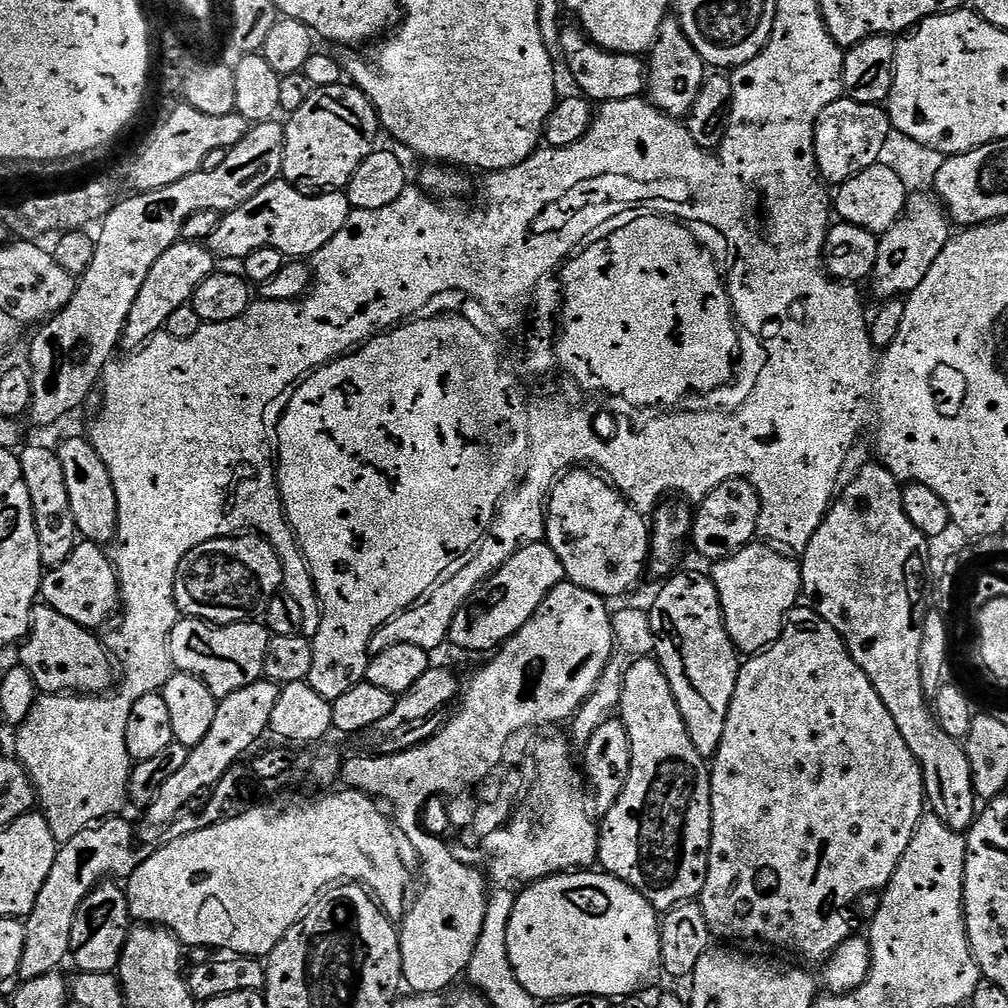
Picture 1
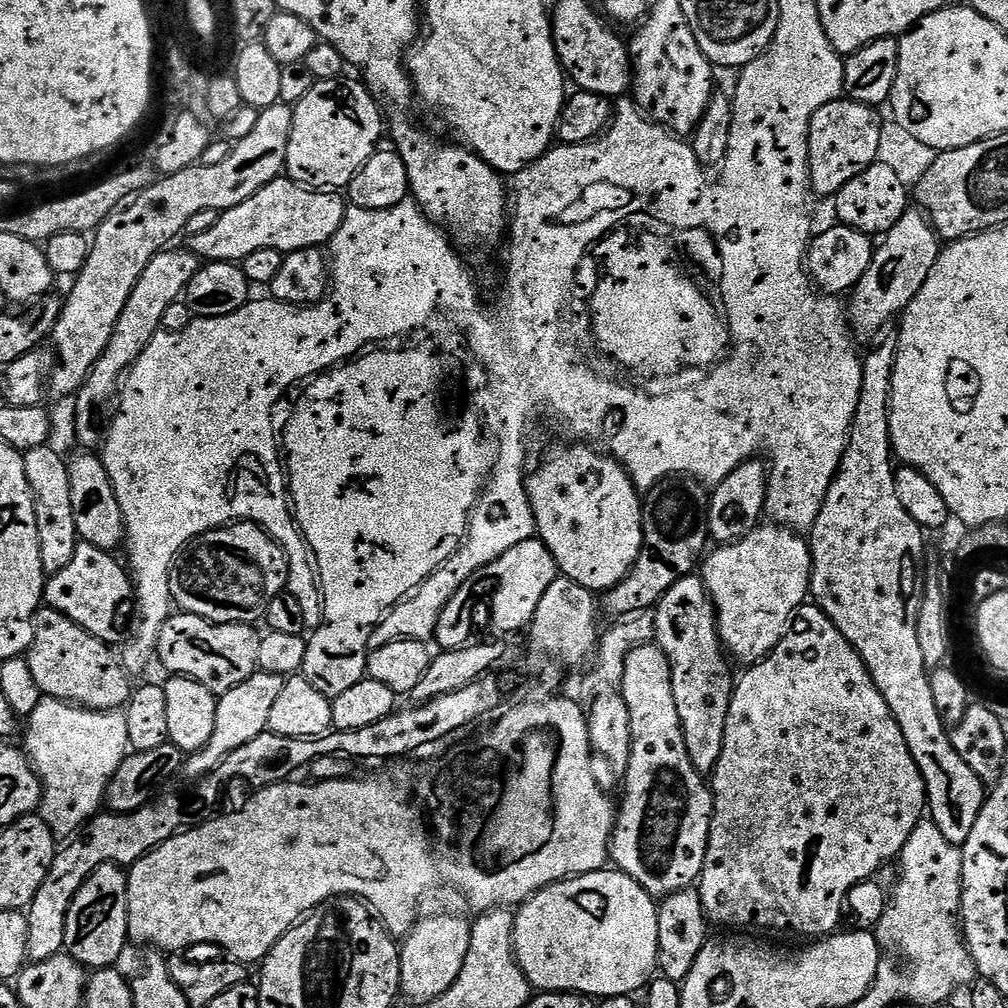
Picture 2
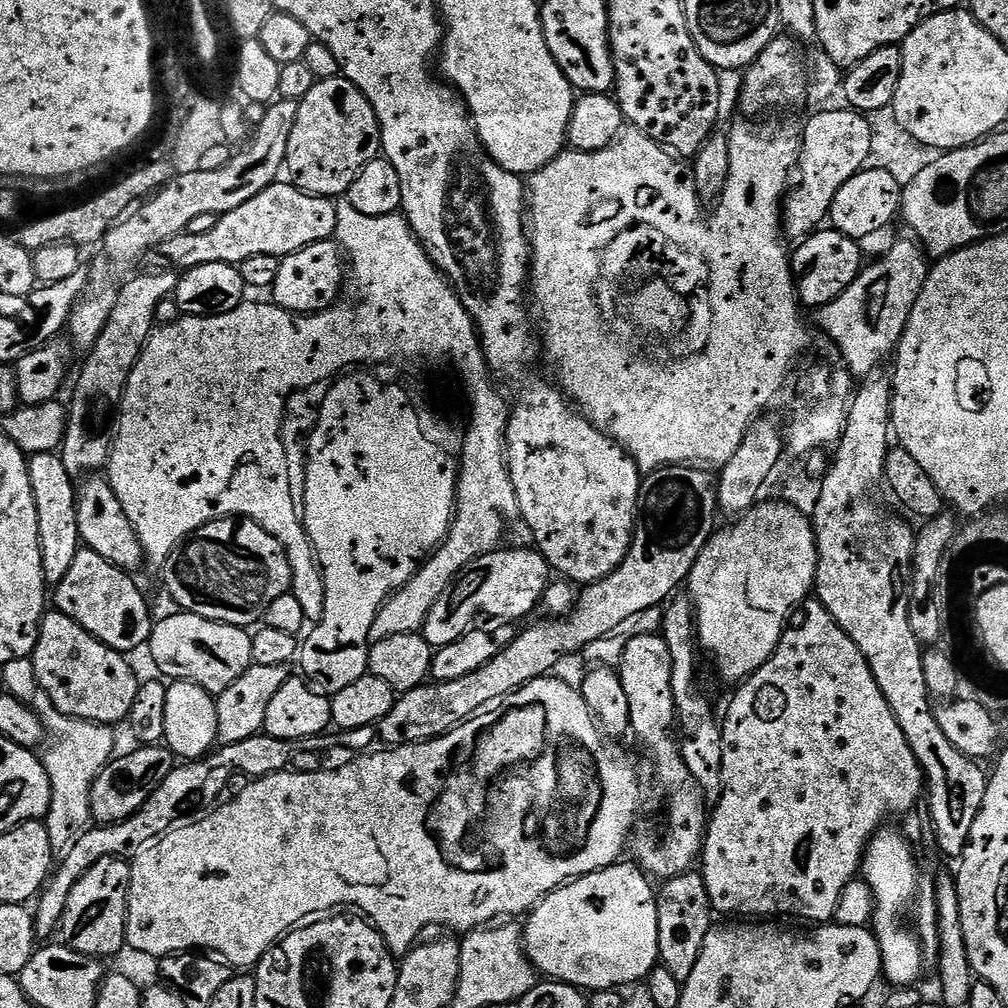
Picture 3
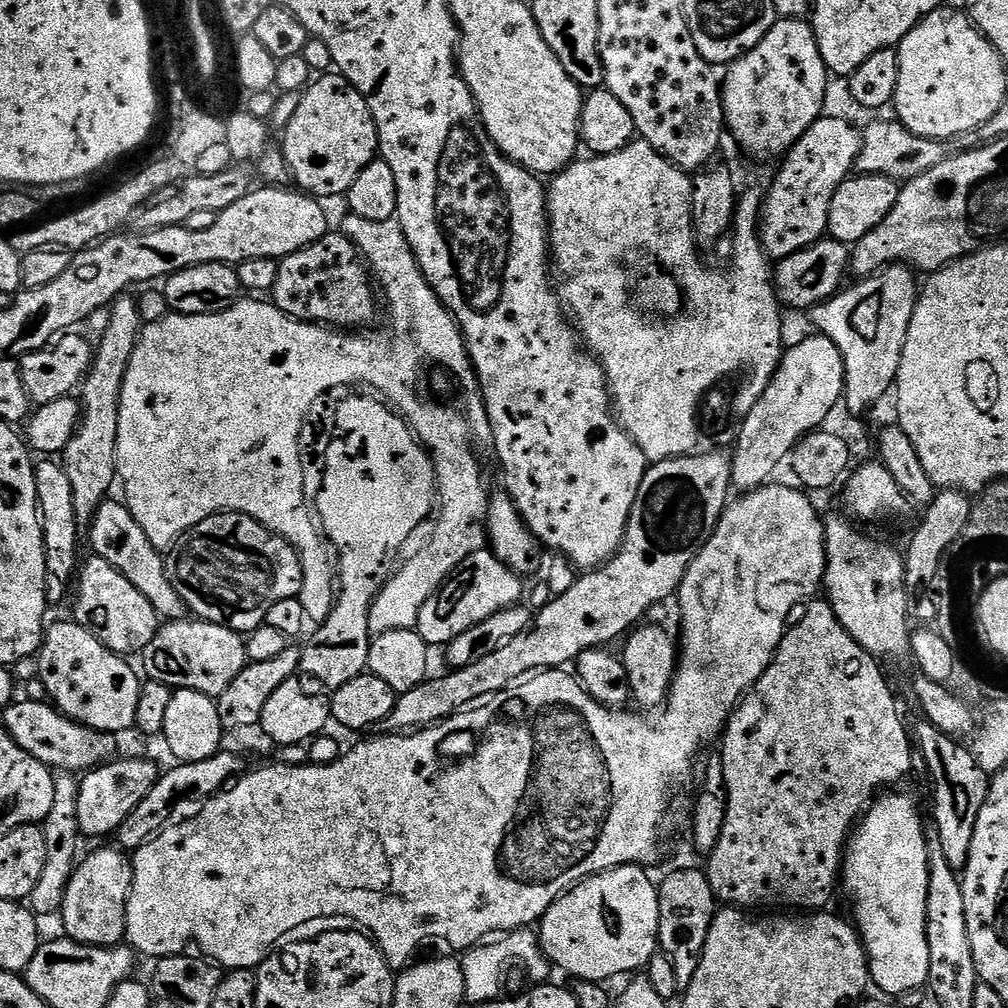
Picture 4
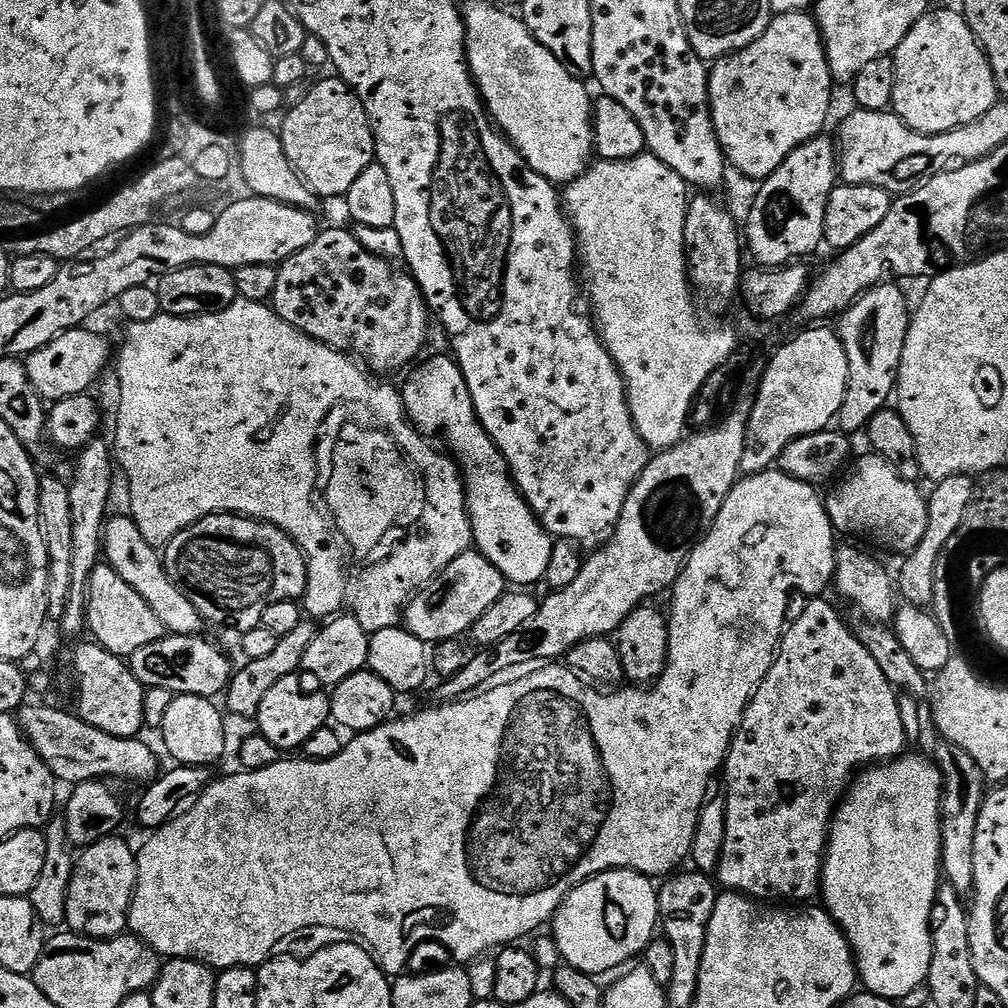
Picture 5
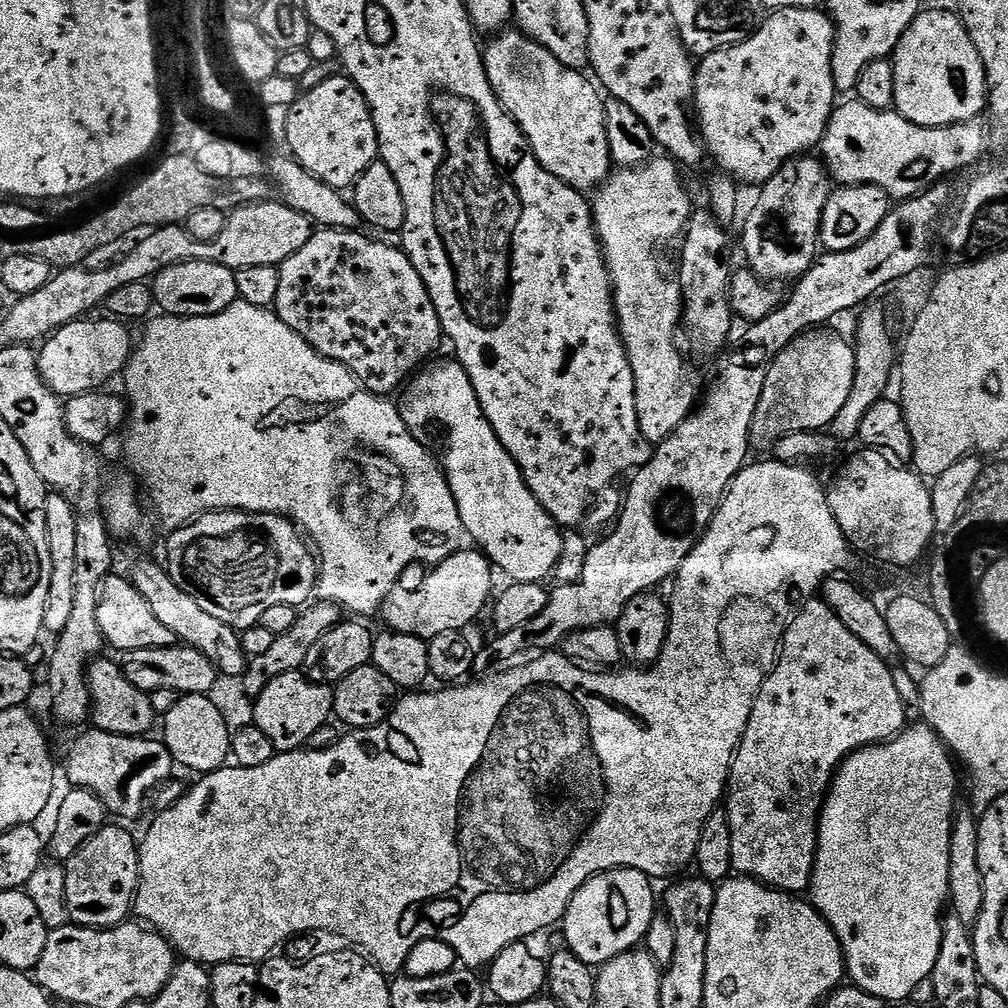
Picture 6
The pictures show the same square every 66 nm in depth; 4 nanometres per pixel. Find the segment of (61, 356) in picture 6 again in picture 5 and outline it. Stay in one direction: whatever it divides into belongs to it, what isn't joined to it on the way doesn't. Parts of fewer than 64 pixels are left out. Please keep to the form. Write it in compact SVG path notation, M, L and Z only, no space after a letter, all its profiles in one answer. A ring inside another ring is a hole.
M81 326L63 332L58 338L54 338L46 346L42 346L36 352L32 352L26 358L28 377L34 386L34 390L45 402L55 402L67 396L83 396L89 391L88 388L100 376L100 371L108 364L108 344L96 332L91 332L91 327Z

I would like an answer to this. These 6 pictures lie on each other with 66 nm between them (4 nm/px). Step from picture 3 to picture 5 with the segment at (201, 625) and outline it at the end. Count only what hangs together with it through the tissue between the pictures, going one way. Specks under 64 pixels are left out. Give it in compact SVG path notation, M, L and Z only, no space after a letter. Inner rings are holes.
M165 634L158 642L150 642L150 646L142 646L130 658L130 667L134 678L145 688L161 688L170 690L181 696L207 696L216 698L223 693L232 681L234 667L228 656L216 644L204 640L203 635L174 636Z

